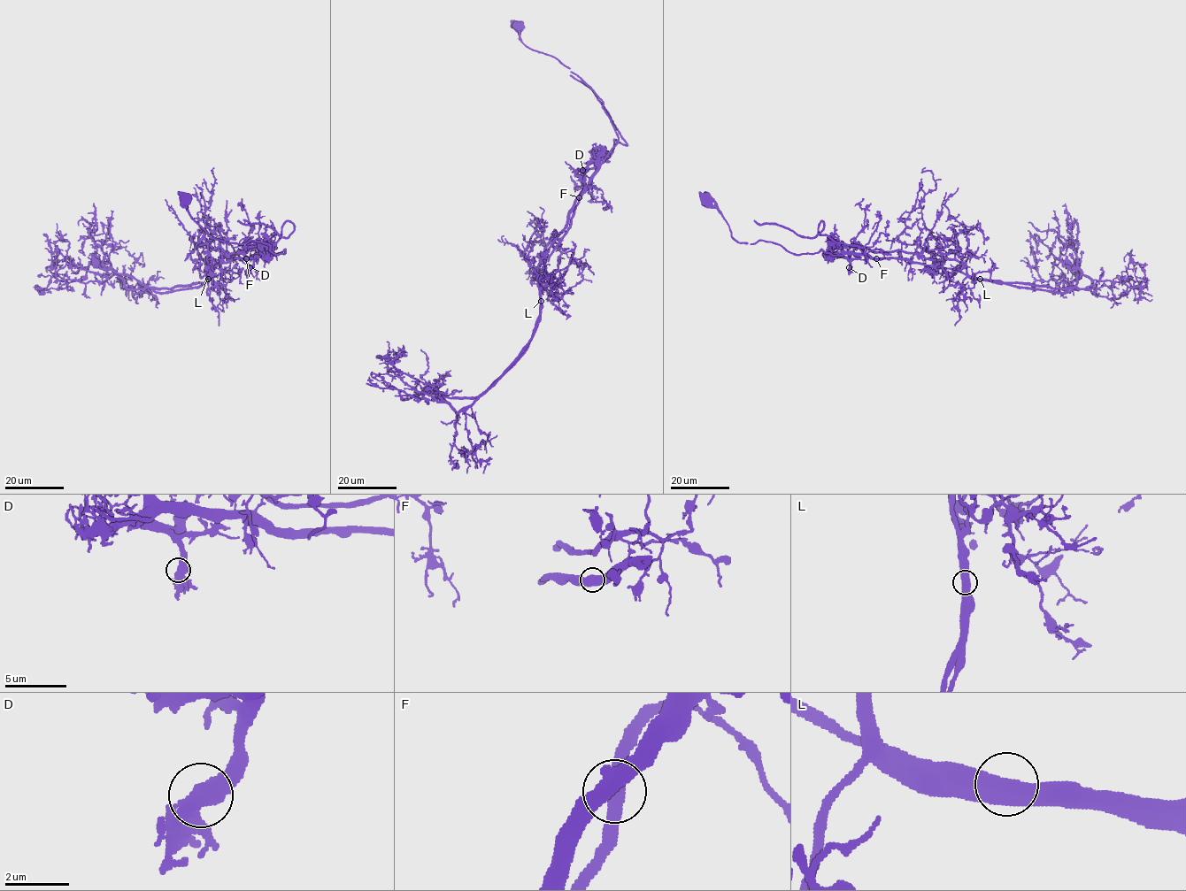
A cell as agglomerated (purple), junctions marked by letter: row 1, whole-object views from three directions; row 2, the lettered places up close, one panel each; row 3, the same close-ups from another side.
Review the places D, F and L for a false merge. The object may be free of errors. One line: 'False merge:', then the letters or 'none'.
False merge: L

